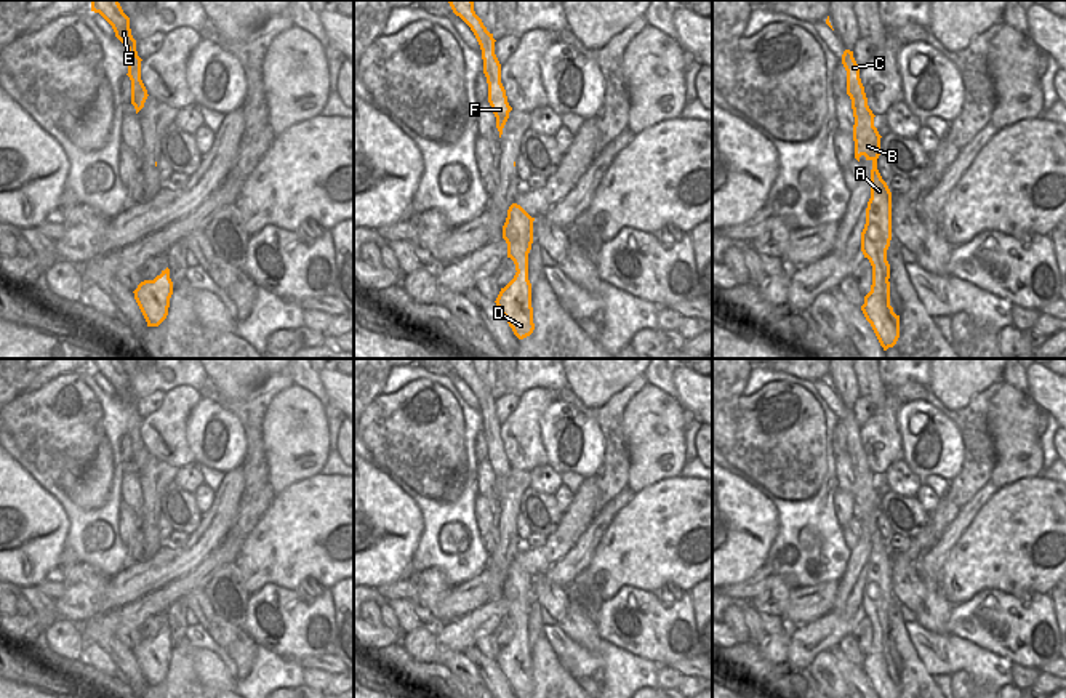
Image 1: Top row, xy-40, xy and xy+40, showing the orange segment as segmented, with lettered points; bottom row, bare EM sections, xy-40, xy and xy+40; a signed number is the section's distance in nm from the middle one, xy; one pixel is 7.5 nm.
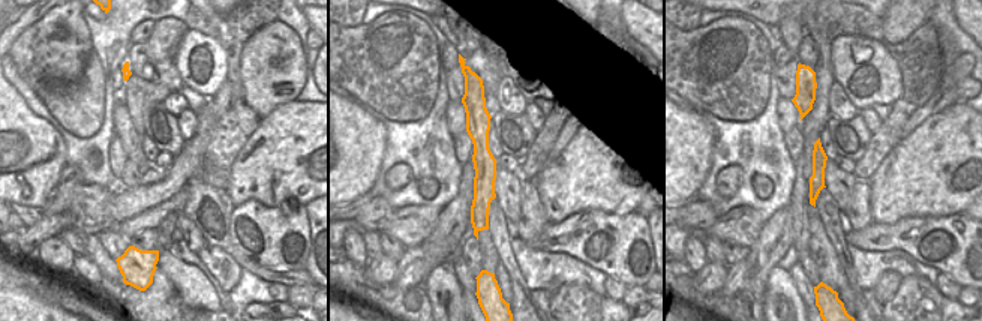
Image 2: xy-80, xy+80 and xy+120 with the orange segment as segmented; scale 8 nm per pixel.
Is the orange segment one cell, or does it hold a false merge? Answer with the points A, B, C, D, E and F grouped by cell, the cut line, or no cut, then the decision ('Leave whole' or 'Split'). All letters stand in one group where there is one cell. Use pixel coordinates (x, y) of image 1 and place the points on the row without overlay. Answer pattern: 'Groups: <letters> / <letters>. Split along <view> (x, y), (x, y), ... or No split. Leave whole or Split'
Groups: A B C E F / D. Split along xy+40 (873, 628), (881, 629), (887, 639). Split.

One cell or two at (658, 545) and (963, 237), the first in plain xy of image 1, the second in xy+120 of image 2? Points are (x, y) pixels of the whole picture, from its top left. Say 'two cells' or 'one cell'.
two cells

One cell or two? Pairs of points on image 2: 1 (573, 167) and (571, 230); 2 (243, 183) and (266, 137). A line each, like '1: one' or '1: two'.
1: two
2: one

